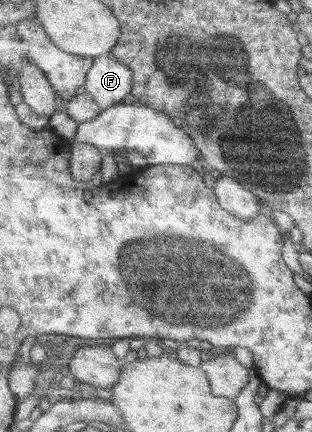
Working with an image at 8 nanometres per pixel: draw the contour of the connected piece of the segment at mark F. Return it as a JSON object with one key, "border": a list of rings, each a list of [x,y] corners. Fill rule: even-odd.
{"border":[[[114,54],[95,58],[81,91],[90,94],[103,109],[120,105],[132,93],[135,74]]]}

